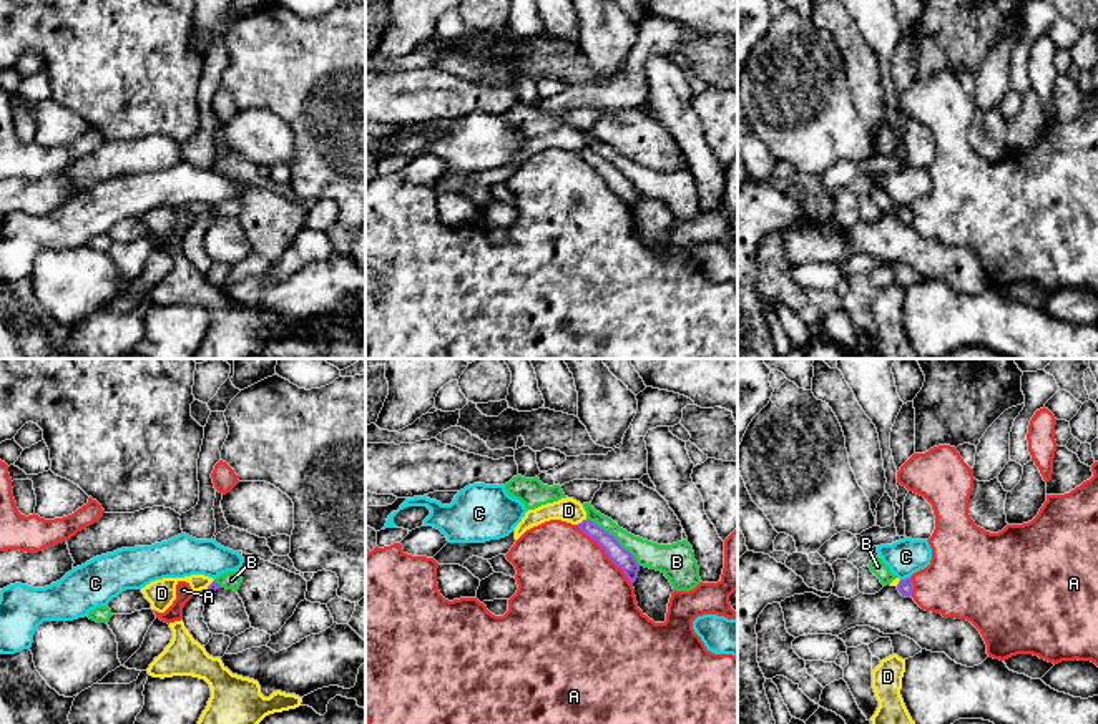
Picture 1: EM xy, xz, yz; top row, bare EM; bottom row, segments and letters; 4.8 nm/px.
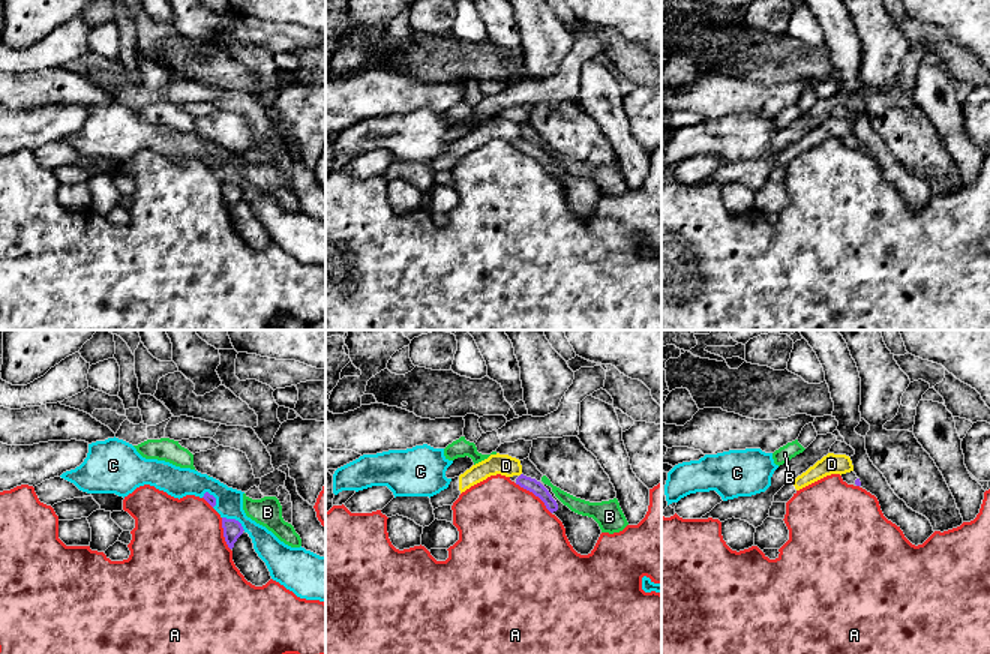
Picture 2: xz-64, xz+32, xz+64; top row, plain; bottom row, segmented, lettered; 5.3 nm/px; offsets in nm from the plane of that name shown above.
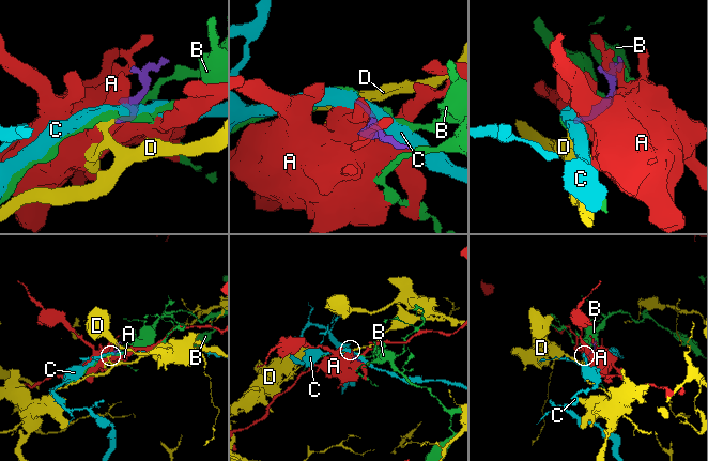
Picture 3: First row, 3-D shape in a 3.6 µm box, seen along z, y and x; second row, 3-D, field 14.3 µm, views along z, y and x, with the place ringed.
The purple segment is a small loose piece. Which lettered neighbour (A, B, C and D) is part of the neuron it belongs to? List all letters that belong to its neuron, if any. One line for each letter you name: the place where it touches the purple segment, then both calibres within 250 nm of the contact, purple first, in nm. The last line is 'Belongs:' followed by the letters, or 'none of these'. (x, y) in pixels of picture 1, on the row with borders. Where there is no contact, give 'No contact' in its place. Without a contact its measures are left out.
Belongs: none of these

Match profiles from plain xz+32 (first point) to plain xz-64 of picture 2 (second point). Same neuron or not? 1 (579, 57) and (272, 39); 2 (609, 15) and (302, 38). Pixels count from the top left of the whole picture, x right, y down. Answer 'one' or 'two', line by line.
1: one
2: two

